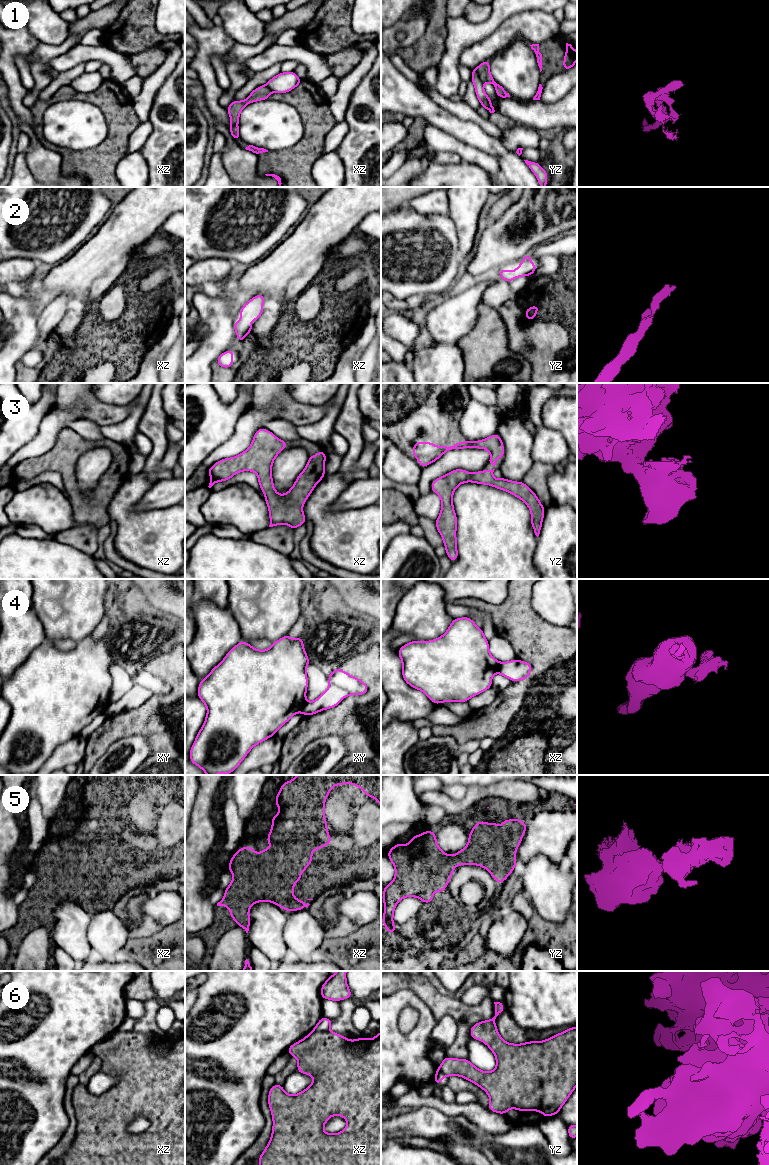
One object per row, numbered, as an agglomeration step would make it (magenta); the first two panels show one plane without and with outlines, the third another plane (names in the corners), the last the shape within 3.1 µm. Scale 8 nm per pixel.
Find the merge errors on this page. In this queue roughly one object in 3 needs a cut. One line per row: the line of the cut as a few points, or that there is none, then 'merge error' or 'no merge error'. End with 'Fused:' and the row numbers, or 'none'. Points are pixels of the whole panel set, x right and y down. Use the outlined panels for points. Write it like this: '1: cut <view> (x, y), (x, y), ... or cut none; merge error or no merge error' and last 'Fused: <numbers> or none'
1: cut yz (475, 68), (479, 79), (483, 83); merge error
2: cut none; no merge error
3: cut none; no merge error
4: cut xy (306, 702), (300, 710); merge error
5: cut none; no merge error
6: cut xz (328, 1030), (311, 1032), (308, 1035); merge error
Fused: 1, 4, 6

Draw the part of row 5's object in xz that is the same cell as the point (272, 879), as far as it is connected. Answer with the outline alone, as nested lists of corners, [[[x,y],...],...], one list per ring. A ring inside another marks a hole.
[[[298,775],[294,779],[284,782],[279,789],[274,802],[279,808],[279,813],[270,818],[272,828],[267,837],[267,843],[273,849],[264,848],[260,851],[261,859],[257,861],[258,851],[245,846],[236,851],[232,856],[228,869],[233,874],[229,886],[225,888],[223,899],[217,906],[226,906],[230,909],[230,916],[248,933],[251,919],[250,907],[262,901],[278,905],[285,911],[300,911],[310,904],[297,900],[292,893],[294,884],[301,879],[301,873],[312,862],[312,851],[332,843],[329,836],[327,821],[324,818],[325,799],[330,794],[330,789],[345,783],[358,786],[364,791],[365,796],[370,796],[381,806],[381,775]]]

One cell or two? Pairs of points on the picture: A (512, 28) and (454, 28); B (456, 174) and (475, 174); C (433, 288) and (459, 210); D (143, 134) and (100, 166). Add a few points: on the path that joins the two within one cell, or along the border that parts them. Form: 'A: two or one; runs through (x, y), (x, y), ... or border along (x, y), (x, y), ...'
A: two; border along (516, 14), (507, 17), (491, 33), (477, 41)
B: one; runs through (461, 174), (470, 174)
C: two; border along (448, 215), (455, 227), (459, 247)
D: two; border along (139, 124), (129, 138), (127, 152)

